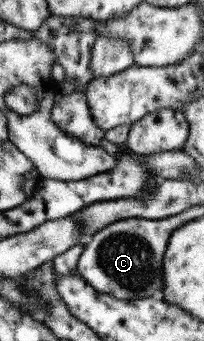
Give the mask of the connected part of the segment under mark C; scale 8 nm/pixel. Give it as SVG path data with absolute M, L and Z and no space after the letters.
M182 213L160 220L128 218L115 221L97 231L84 245L84 251L77 261L77 274L96 291L116 299L162 300L164 297L162 259L172 232L182 224L184 224Z

